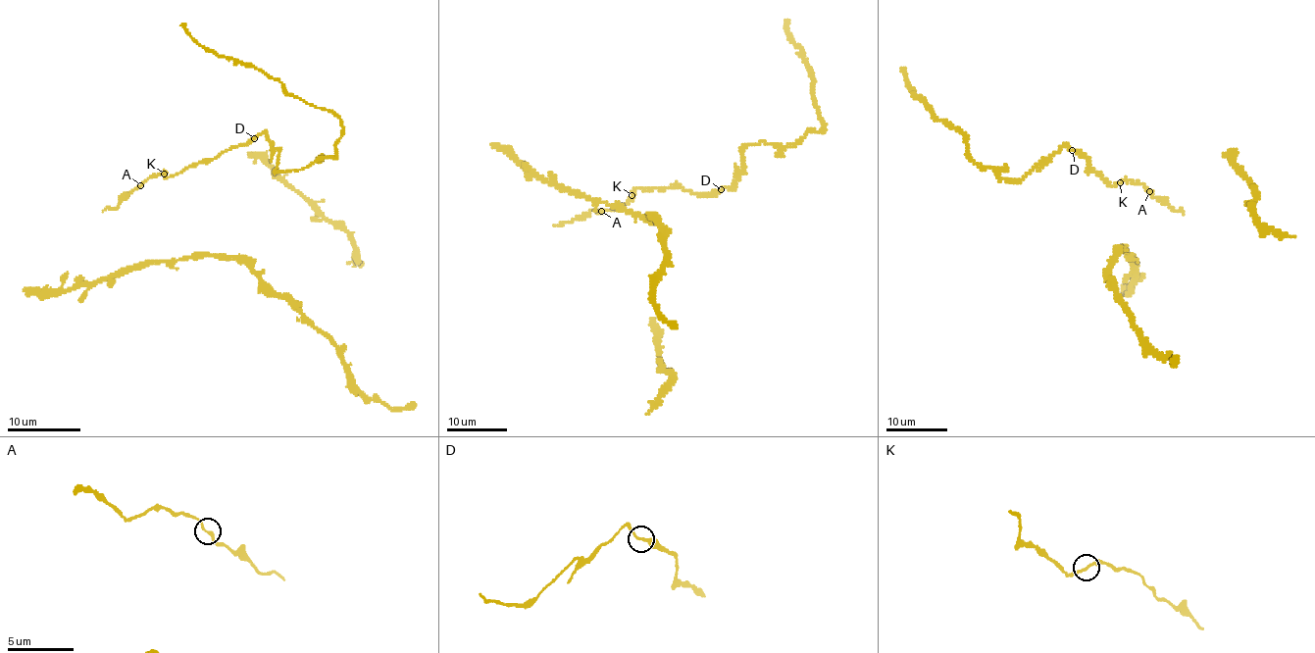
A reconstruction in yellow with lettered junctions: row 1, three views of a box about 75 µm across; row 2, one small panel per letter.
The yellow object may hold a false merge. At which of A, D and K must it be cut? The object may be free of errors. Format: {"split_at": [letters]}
{"split_at": []}

